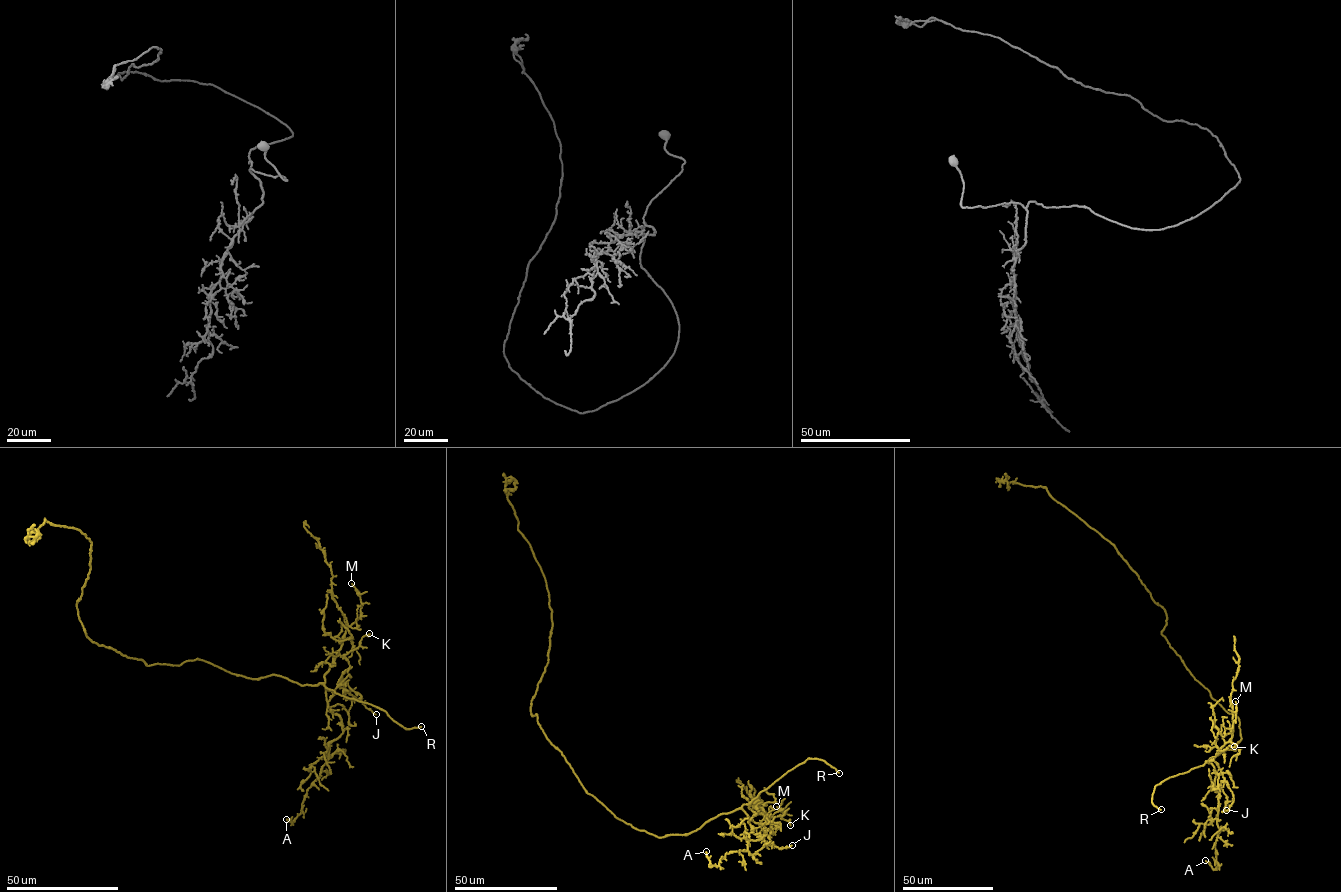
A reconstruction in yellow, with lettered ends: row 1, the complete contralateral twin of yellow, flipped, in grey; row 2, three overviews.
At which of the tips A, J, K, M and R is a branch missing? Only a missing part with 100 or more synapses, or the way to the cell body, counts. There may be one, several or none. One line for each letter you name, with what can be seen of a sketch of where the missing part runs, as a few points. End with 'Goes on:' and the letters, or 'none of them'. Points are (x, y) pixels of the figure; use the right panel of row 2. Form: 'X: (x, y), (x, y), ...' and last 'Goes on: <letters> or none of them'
Goes on: R

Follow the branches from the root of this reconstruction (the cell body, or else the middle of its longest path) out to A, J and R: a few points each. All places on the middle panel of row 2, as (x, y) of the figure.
A: (579, 779), (616, 817), (658, 837), (690, 834), (739, 808), (760, 835), (716, 866), (706, 851)
J: (579, 779), (616, 817), (658, 837), (690, 834), (741, 808), (775, 846), (792, 845)
R: (579, 779), (616, 817), (660, 837), (690, 834), (740, 808), (808, 758), (824, 760), (839, 773)

